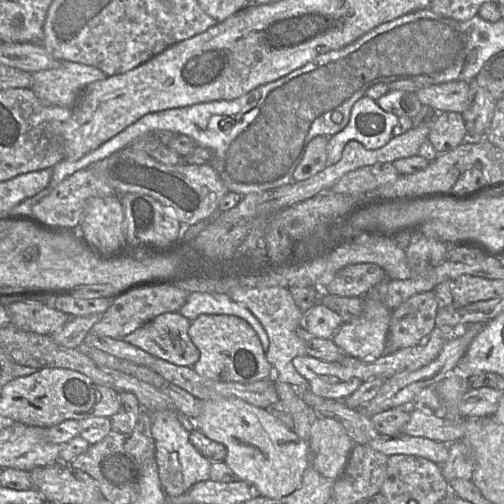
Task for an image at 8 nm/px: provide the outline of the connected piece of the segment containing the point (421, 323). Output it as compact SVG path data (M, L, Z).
M433 290L417 293L390 314L386 353L419 345L437 327L438 305Z

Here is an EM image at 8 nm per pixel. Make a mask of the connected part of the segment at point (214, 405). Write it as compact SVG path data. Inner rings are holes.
M235 398L203 400L194 426L212 441L226 448L224 463L239 480L254 485L260 496L280 499L294 492L310 466L308 442L280 423L267 409Z

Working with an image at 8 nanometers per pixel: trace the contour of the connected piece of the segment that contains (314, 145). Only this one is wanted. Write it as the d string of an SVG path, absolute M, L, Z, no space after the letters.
M316 136L309 141L300 163L292 174L292 181L307 180L327 166L326 145L328 138Z

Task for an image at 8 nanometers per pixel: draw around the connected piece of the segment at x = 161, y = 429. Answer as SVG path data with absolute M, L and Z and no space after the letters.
M160 410L151 413L151 434L154 440L158 477L167 498L183 494L197 482L209 480L211 462L189 442L189 432L180 424L176 410Z

